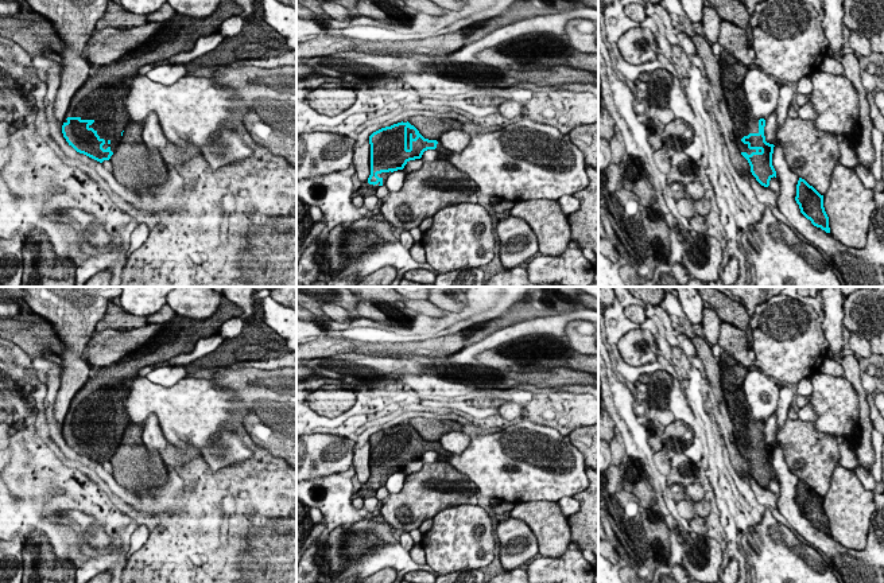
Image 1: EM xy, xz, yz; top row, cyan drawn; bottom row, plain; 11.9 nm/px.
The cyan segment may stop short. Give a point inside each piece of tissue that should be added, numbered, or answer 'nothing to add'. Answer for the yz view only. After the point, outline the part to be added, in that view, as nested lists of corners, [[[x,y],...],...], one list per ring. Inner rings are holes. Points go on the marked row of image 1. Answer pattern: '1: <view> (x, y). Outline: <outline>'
1: yz (732, 72). Outline: [[[724,48],[718,57],[718,65],[724,97],[734,125],[733,135],[736,145],[740,152],[751,155],[756,152],[756,149],[749,149],[748,144],[741,141],[741,139],[749,133],[759,133],[759,120],[752,114],[743,86],[745,74],[749,69]]]

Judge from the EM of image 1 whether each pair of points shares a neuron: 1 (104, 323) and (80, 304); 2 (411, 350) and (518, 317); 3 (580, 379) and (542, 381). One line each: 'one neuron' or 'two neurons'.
1: two neurons
2: one neuron
3: one neuron

